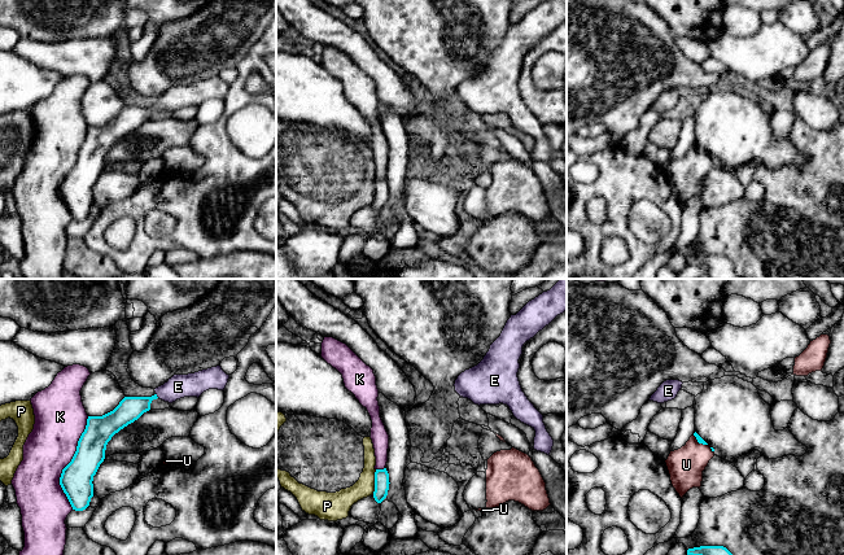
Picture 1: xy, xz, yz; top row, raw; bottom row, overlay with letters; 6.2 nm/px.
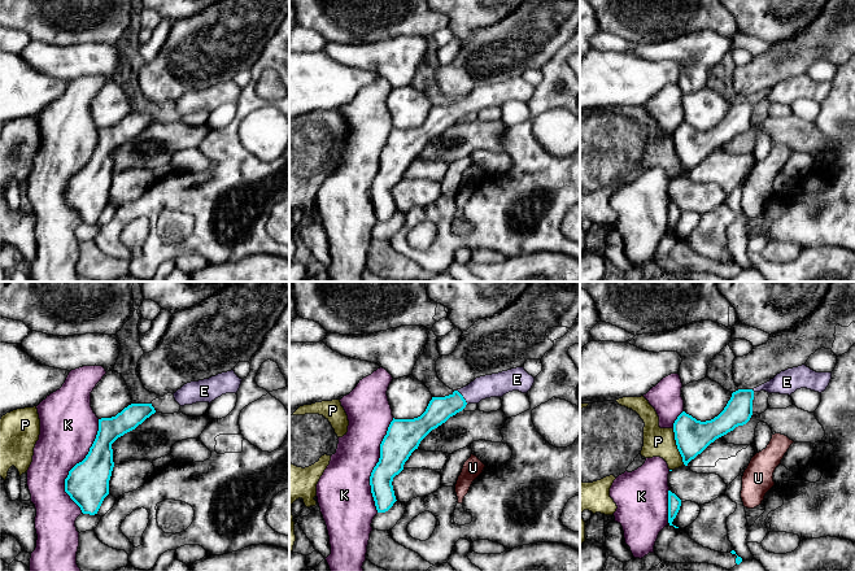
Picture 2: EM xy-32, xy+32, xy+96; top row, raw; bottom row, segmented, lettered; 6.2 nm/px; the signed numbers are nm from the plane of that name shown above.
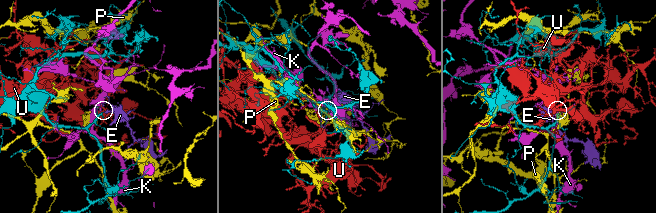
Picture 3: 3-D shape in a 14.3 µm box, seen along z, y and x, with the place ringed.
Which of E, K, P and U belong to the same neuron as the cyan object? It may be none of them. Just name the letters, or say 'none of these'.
E

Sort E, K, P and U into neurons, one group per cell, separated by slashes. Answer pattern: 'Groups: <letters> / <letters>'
Groups: E / K / P / U

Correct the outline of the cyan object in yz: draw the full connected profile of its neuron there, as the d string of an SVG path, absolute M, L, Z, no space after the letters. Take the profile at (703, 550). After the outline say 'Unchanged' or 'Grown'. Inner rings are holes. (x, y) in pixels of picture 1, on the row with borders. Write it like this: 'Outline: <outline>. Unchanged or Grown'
Outline: M700 546L687 550L687 555L733 555L723 546Z. Unchanged

